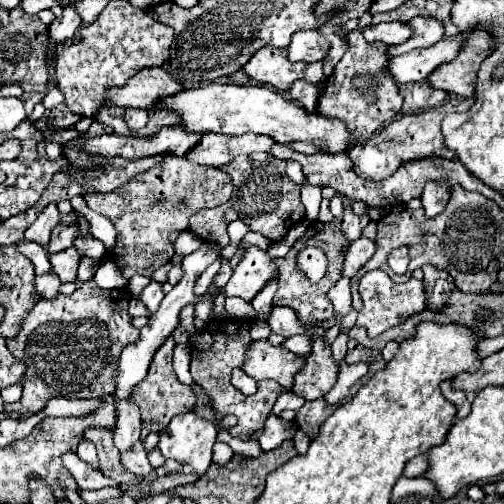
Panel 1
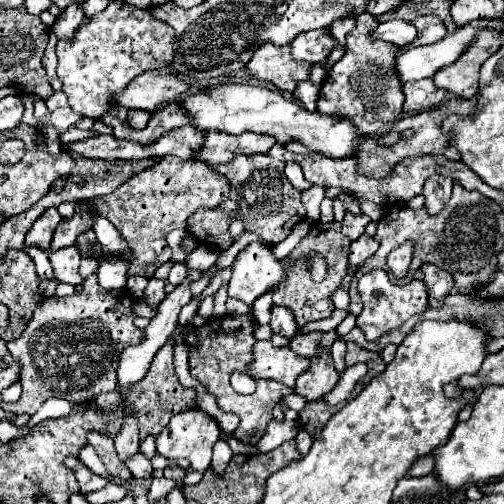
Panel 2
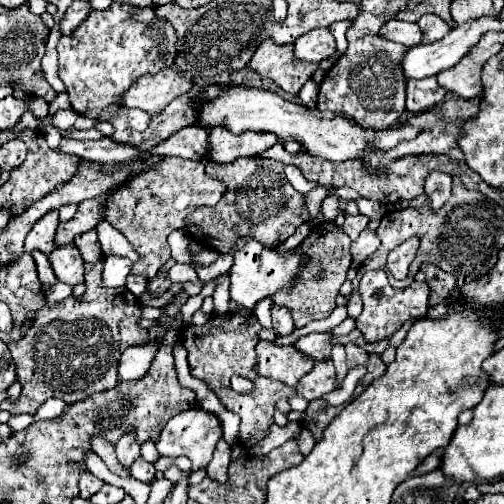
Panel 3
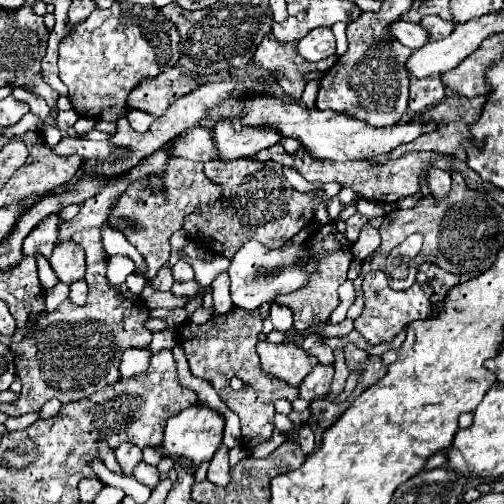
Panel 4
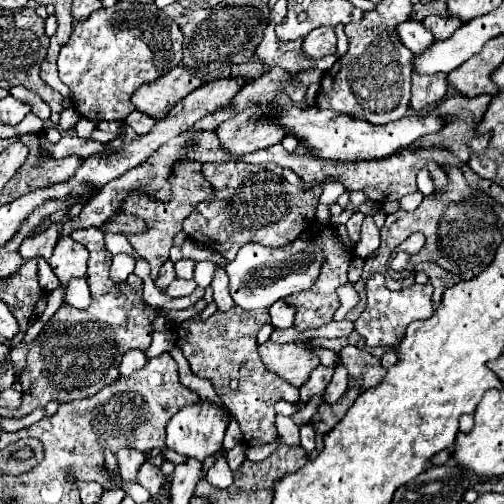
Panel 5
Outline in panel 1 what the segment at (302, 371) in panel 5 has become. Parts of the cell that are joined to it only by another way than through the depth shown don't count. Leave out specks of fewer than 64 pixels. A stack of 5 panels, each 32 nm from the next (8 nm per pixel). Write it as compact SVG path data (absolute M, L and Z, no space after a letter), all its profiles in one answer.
M268 340L250 344L248 360L244 364L244 372L254 380L272 378L284 388L292 388L292 380L300 368L304 368L302 356L296 356L286 348L276 348Z

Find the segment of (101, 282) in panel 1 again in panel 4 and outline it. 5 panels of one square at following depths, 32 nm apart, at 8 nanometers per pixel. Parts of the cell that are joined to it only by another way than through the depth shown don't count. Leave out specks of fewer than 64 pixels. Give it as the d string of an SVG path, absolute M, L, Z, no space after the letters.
M110 256L108 262L108 280L114 286L126 282L126 276L134 272L134 262L128 256Z

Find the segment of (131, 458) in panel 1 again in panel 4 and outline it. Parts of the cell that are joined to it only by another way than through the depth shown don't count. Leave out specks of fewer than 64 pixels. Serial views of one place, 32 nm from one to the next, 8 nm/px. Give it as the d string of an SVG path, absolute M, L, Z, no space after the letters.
M140 462L138 464L138 468L134 470L134 476L136 476L138 482L142 482L144 486L148 486L150 490L154 490L158 486L158 482L160 482L160 476L158 476L156 466L150 466L146 462Z

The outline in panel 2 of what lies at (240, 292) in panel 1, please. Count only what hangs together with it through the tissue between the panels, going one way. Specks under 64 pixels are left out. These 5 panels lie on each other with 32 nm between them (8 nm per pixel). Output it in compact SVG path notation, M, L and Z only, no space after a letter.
M252 242L246 248L250 248L250 252L242 252L234 260L228 294L242 300L246 306L252 306L256 298L278 288L286 270L282 260L278 260L268 246Z

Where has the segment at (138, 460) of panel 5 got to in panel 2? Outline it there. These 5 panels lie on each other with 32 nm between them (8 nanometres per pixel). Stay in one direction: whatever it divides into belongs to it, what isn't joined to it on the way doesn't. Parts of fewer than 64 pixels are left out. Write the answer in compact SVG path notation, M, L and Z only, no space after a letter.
M134 418L124 420L124 426L122 426L120 434L116 436L114 446L116 446L116 452L118 452L122 462L126 462L130 456L138 454L140 440L138 440L138 424L136 424Z

